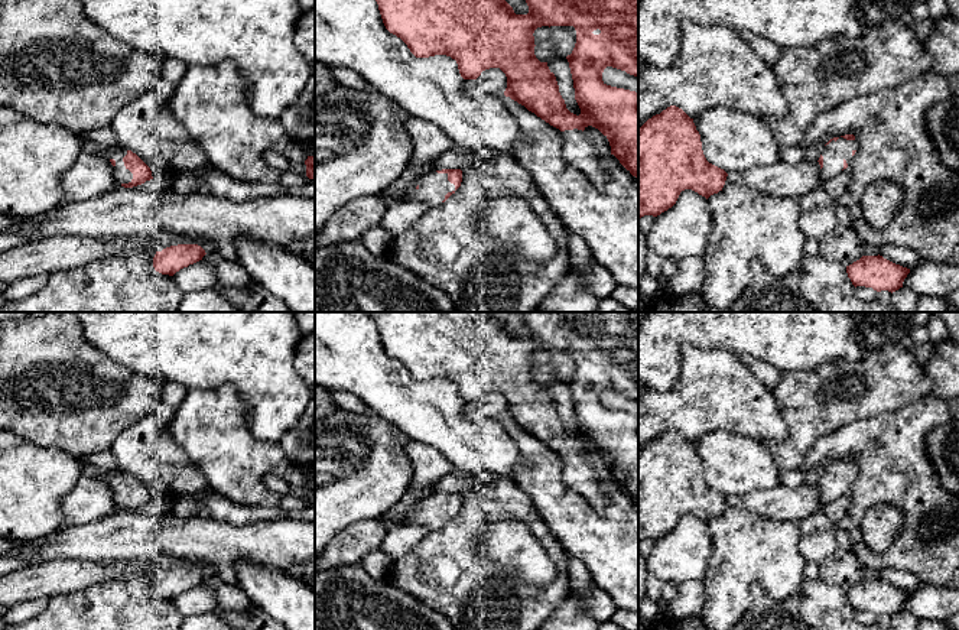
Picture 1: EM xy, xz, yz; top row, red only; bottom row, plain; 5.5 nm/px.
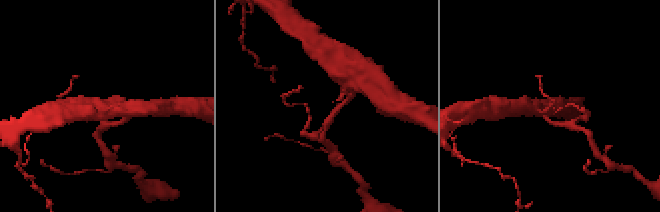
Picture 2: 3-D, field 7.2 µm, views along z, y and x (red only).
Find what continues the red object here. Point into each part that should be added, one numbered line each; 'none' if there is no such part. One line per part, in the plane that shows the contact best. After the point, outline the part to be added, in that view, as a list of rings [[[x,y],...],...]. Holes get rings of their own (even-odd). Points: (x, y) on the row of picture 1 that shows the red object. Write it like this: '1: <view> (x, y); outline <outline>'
1: xz (432, 188); outline [[[433,172],[432,175],[422,176],[417,182],[419,188],[413,189],[406,201],[420,201],[429,208],[438,207],[448,192],[455,191],[455,185],[448,181],[448,173]]]

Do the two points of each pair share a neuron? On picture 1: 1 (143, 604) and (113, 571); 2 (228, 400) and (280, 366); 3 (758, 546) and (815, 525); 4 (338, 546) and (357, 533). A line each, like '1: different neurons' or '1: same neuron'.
1: different neurons
2: different neurons
3: different neurons
4: same neuron

